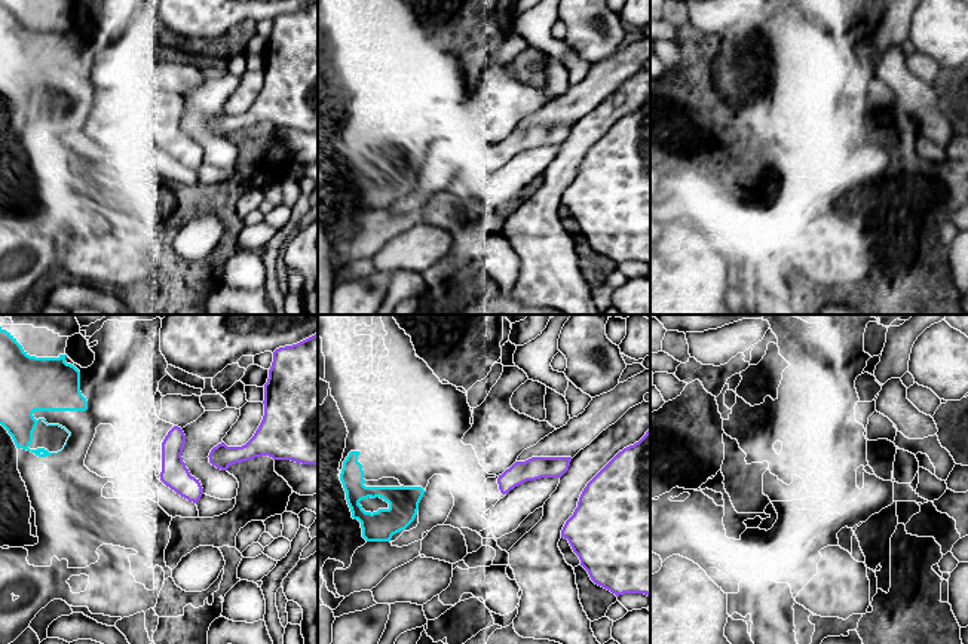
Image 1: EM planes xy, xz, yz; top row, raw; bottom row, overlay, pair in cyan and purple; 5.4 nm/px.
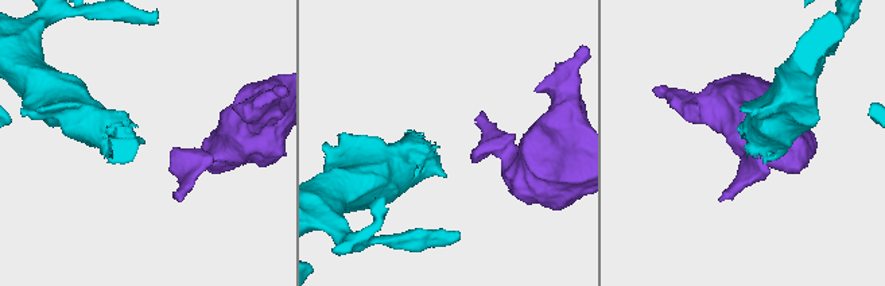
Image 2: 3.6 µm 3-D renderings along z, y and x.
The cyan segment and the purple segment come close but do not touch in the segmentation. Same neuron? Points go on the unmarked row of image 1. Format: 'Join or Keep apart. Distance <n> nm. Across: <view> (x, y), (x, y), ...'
Keep apart. Distance 400 nm. Across: xz (423, 158), (498, 150)

